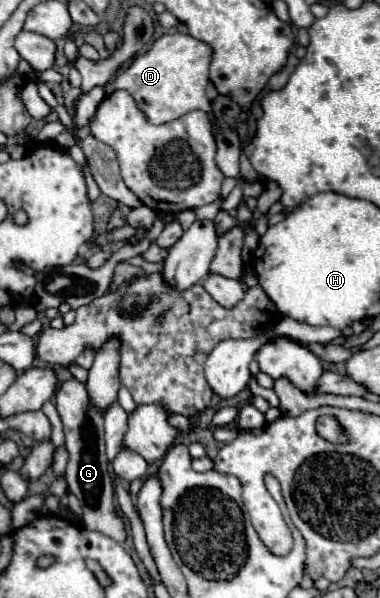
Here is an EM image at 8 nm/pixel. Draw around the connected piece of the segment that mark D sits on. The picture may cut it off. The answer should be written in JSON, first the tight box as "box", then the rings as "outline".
{"box":[108,35,210,125],"outline":[[[162,35],[146,53],[136,55],[130,67],[122,71],[108,87],[128,91],[146,119],[154,125],[174,121],[196,109],[210,113],[210,101],[206,97],[210,55],[210,47],[190,35]]]}

